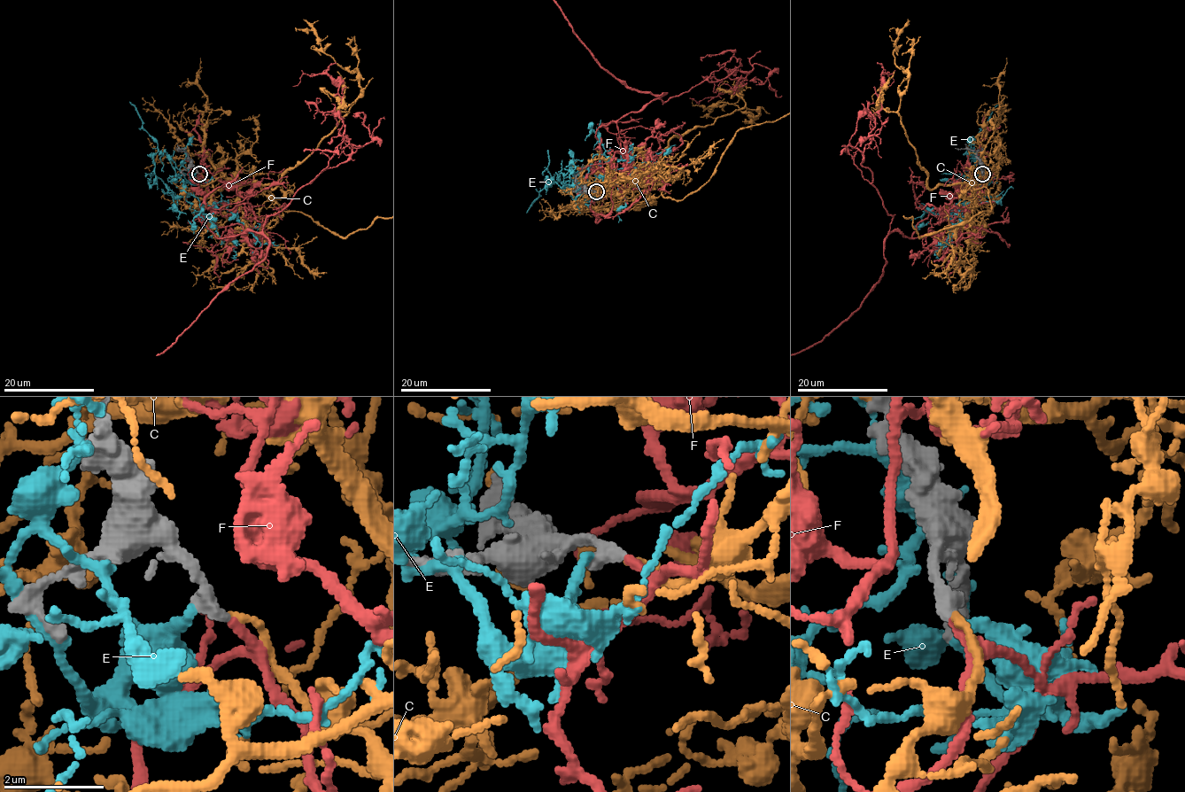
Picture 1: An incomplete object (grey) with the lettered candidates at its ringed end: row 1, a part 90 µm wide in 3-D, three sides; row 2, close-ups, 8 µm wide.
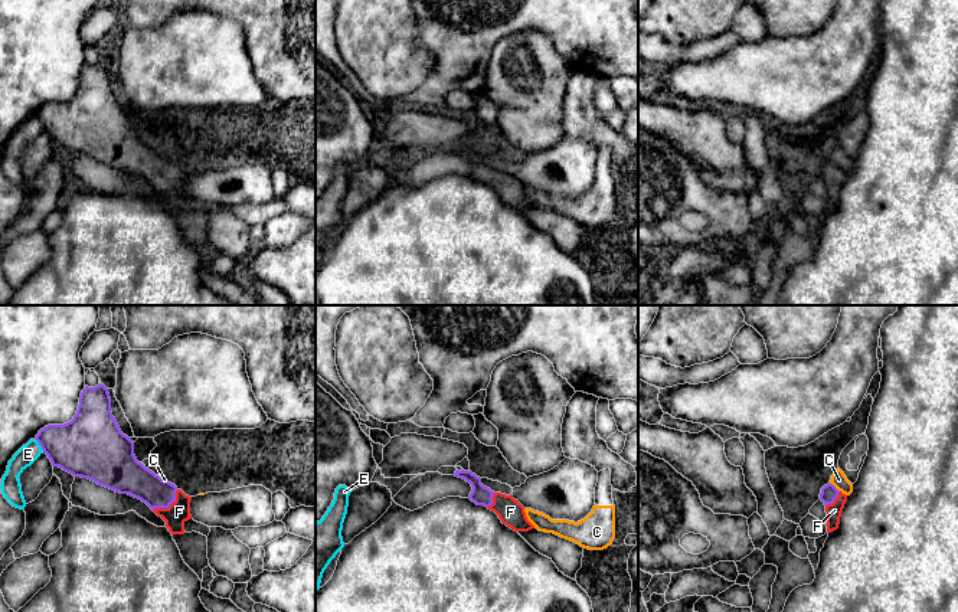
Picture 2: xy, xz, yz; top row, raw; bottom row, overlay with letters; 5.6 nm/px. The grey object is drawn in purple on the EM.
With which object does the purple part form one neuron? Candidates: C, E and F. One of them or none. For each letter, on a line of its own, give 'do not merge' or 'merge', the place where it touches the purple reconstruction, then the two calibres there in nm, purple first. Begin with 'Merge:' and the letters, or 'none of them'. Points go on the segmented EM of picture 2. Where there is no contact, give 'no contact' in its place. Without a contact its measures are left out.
Merge: F
C: do not merge | yz (834, 487) | 100/90 nm
E: do not merge | xy (39, 444) | 320/110 nm
F: merge | xy (169, 506) | 180/130 nm

